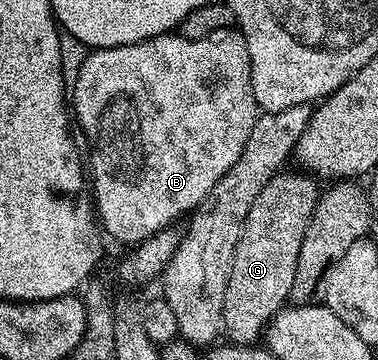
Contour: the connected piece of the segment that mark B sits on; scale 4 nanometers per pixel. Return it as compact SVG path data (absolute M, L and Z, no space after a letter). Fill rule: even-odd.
M236 28L215 31L215 35L207 35L207 39L187 39L173 33L164 33L161 37L152 37L139 43L131 43L123 47L110 49L94 49L86 52L83 67L79 67L79 75L71 87L71 113L81 124L85 132L87 149L87 169L91 174L91 197L95 202L95 213L99 225L106 234L110 233L117 241L122 241L125 247L132 247L141 241L146 241L160 229L170 228L181 216L192 214L197 206L207 199L211 187L231 171L231 167L243 155L247 139L255 127L259 110L255 103L255 91L251 91L251 59L247 55L247 43Z

